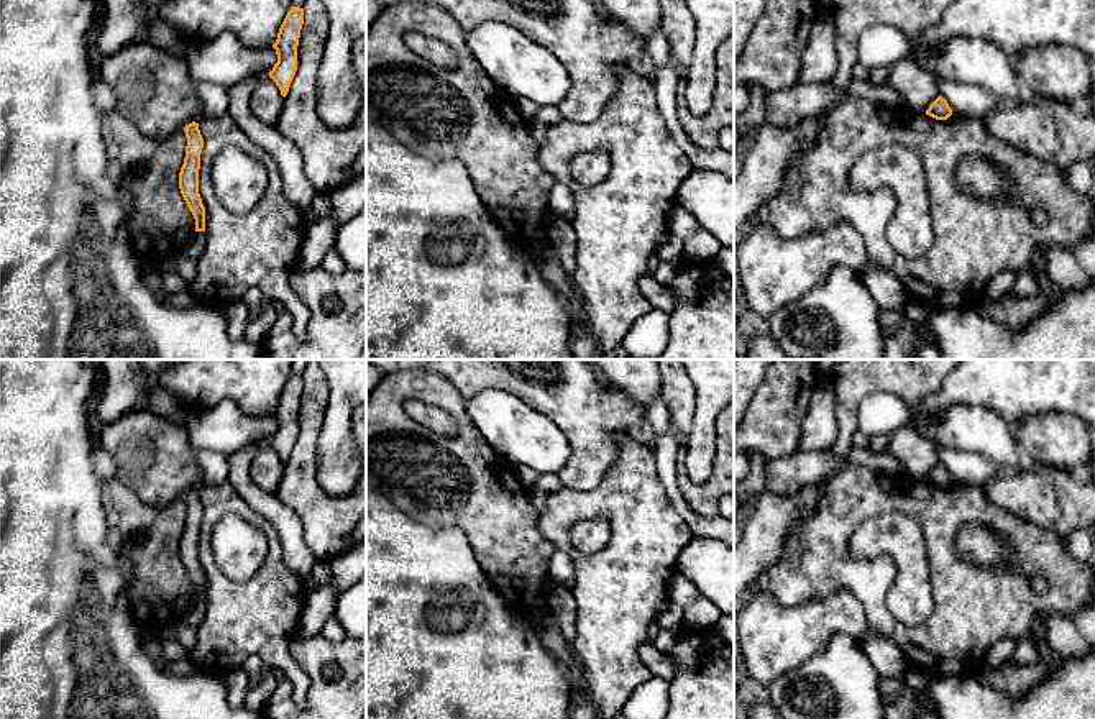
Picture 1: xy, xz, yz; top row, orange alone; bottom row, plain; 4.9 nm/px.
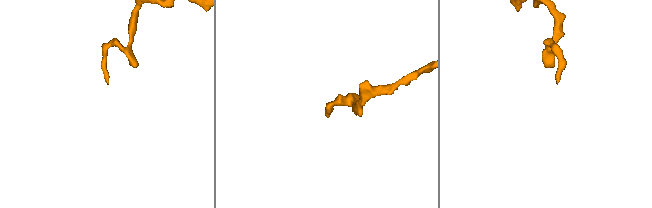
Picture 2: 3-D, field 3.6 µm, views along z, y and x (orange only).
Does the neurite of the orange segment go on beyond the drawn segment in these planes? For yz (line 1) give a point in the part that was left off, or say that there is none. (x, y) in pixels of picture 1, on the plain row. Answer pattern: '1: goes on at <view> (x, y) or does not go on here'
1: does not go on here

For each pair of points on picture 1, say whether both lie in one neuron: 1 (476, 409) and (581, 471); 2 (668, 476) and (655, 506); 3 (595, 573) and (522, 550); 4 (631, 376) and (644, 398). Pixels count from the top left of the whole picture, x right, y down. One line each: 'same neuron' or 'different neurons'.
1: different neurons
2: different neurons
3: different neurons
4: same neuron

